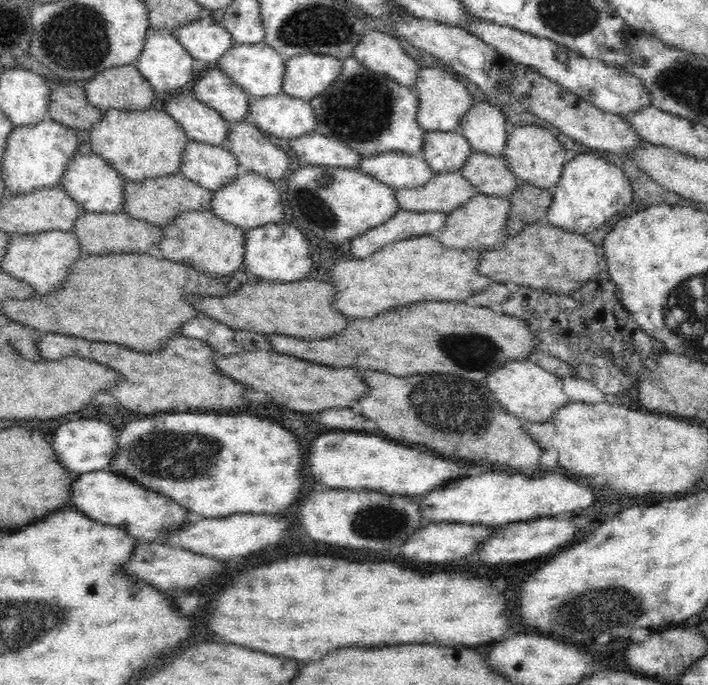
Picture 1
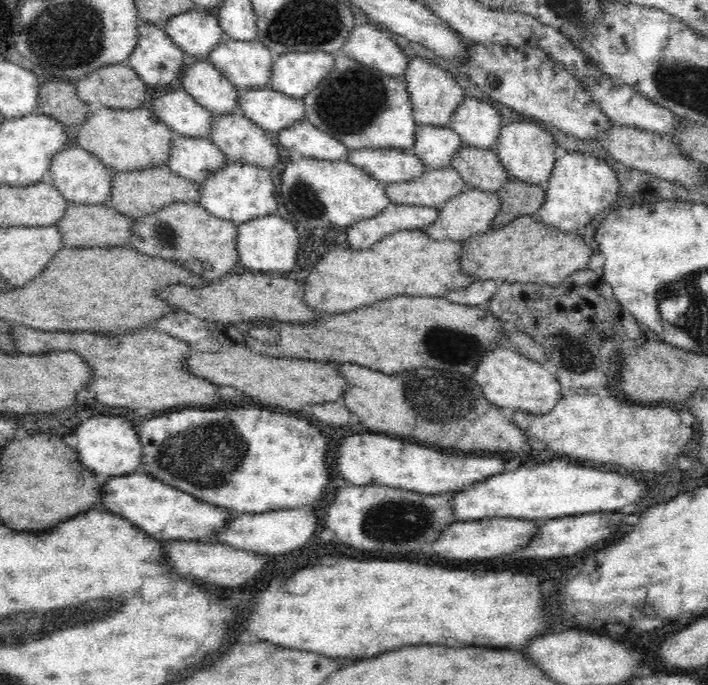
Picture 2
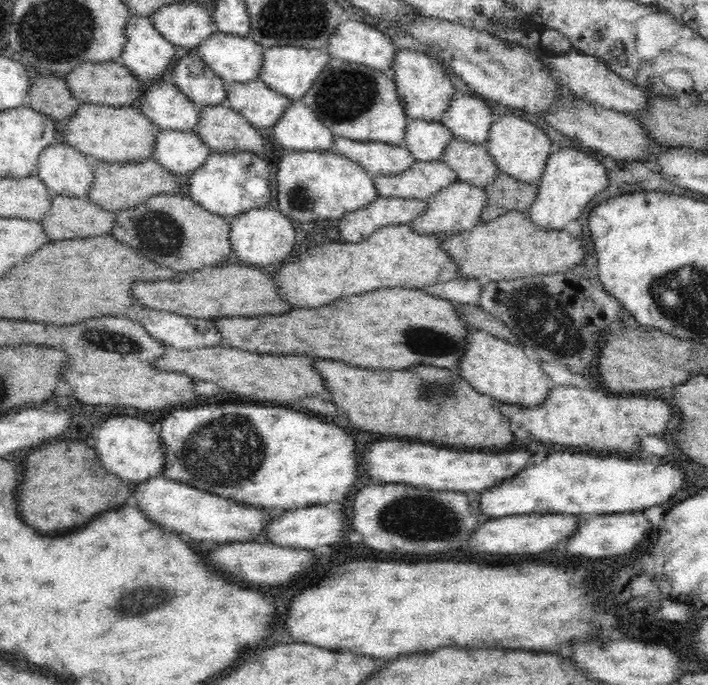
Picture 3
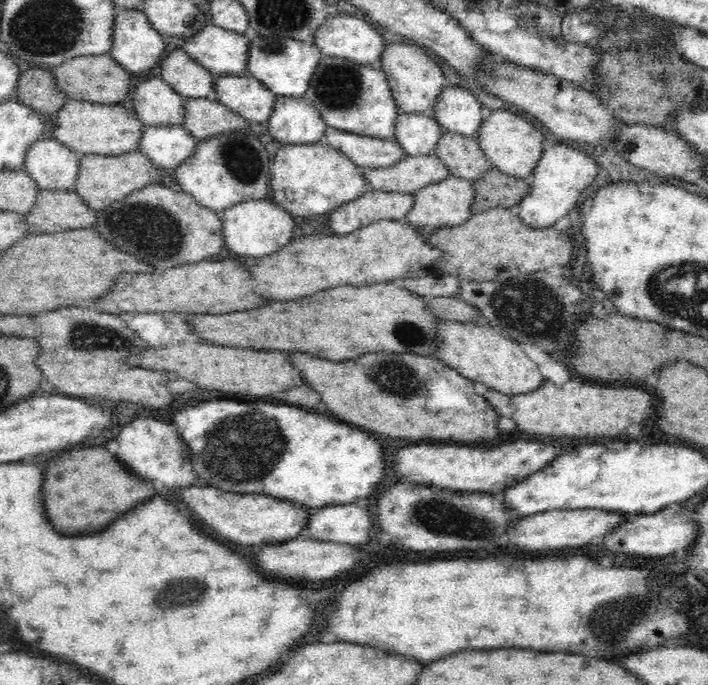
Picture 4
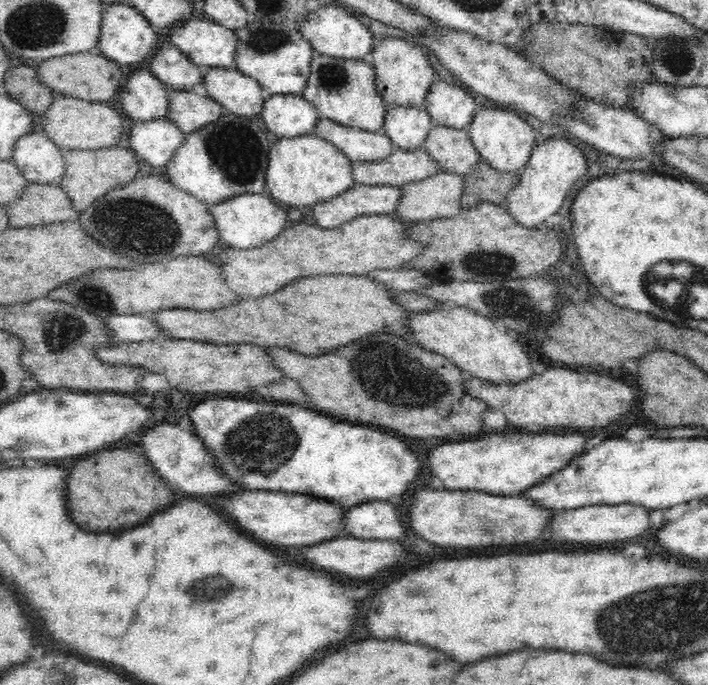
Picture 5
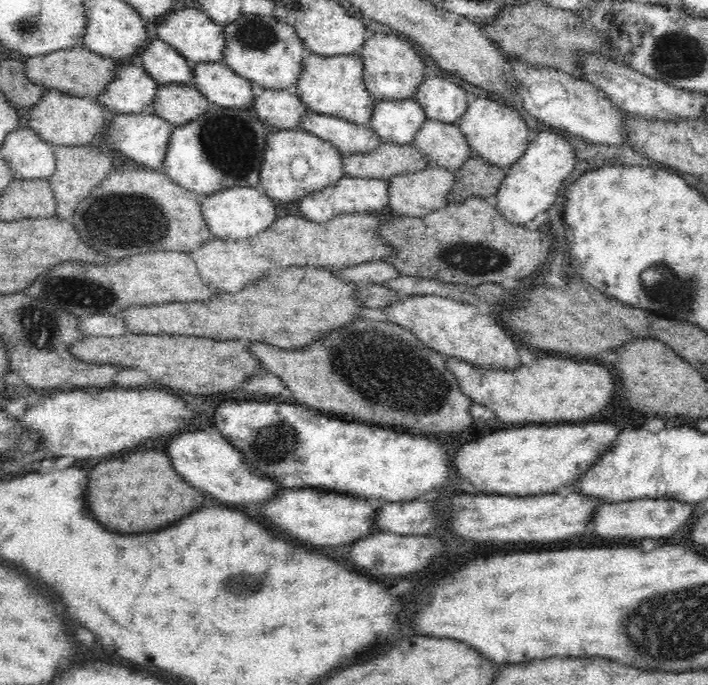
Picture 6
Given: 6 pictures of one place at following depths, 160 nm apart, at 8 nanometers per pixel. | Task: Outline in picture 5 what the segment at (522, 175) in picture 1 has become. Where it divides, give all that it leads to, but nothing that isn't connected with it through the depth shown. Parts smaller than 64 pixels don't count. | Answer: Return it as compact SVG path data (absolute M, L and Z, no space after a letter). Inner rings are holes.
M480 107L471 119L468 132L471 141L474 143L475 149L479 152L479 156L486 163L490 163L492 168L505 173L521 173L523 167L531 157L532 150L537 145L534 130L525 119L520 117L520 113L504 111L498 108Z

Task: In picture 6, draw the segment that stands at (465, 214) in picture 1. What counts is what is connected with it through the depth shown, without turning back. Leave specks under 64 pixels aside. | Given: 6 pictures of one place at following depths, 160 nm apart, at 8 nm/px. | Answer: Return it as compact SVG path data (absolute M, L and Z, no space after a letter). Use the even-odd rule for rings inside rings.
M426 167L424 170L408 174L394 175L389 178L389 205L396 214L418 217L430 214L439 207L451 204L447 199L454 188L455 174L442 167Z

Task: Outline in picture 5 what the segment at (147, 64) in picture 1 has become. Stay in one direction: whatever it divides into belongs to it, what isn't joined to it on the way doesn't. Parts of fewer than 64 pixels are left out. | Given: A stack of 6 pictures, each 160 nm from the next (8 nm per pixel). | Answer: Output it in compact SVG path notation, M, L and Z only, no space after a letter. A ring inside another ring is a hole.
M128 2L104 4L102 19L102 34L99 35L97 48L106 58L122 66L138 64L151 56L150 53L158 42L158 32L150 23Z

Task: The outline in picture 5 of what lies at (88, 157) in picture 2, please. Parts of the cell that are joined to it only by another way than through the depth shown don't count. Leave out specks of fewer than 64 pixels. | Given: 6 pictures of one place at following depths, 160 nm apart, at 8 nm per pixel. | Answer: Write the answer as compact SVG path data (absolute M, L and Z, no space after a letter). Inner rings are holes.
M42 131L30 132L23 135L15 142L13 161L22 172L23 177L30 183L46 183L47 185L60 184L63 173L66 170L65 153L62 148L54 144L50 137Z

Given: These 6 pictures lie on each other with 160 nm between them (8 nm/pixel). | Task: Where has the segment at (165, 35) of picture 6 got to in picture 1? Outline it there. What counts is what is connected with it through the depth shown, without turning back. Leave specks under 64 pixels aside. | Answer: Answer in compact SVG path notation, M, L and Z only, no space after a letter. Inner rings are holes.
M265 40L253 45L233 46L218 63L219 68L237 82L250 98L277 95L283 92L285 59L276 49L266 44Z

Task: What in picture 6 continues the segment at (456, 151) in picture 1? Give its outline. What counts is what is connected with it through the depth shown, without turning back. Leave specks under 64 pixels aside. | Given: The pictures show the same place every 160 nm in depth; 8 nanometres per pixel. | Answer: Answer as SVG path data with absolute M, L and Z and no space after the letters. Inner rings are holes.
M414 98L395 101L393 99L383 99L376 100L369 126L374 129L374 132L378 134L384 143L412 145L415 134L422 128L423 122L426 121L425 110Z

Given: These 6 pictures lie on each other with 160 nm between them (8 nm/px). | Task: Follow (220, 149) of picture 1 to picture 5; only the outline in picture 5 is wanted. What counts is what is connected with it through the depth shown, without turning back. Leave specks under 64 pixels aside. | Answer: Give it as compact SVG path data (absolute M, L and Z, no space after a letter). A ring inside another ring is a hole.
M169 118L133 122L129 149L138 160L146 160L154 168L164 168L182 146L186 135Z

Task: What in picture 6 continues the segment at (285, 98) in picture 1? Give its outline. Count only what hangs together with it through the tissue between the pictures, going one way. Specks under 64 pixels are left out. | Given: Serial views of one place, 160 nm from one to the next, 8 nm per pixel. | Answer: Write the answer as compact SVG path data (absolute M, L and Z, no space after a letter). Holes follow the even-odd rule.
M221 61L199 62L193 68L192 84L212 107L250 110L255 99L250 83Z

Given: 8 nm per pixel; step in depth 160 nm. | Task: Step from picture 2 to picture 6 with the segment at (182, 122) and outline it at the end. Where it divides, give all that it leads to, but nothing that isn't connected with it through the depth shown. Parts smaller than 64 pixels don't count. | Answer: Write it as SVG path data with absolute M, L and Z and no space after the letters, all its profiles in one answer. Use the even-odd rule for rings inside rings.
M138 64L115 70L115 77L99 101L111 115L151 111L159 84Z

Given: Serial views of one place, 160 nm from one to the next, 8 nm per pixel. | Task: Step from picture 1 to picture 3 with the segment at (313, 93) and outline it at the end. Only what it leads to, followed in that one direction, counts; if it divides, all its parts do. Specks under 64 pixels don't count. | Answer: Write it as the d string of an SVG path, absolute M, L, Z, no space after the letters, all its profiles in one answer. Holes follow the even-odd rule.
M277 46L267 48L263 54L263 63L259 78L272 90L283 94L292 101L302 100L312 87L320 73L332 60L327 48L307 49L297 46Z

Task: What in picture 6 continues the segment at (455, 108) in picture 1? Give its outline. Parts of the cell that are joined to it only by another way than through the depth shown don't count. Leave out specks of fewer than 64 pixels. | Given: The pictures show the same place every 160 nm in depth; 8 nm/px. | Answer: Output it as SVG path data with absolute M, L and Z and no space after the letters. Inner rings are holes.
M374 32L363 43L360 53L363 57L363 81L368 92L376 98L383 99L412 99L415 91L422 84L424 78L424 55L409 42L400 39L396 34L386 32Z

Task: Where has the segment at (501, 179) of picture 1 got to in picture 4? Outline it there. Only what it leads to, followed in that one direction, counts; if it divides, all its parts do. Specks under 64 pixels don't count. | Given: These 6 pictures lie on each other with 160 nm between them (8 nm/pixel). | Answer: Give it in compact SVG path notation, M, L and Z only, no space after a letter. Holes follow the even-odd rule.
M445 131L439 138L435 154L452 176L476 182L489 168L489 160L475 136Z

